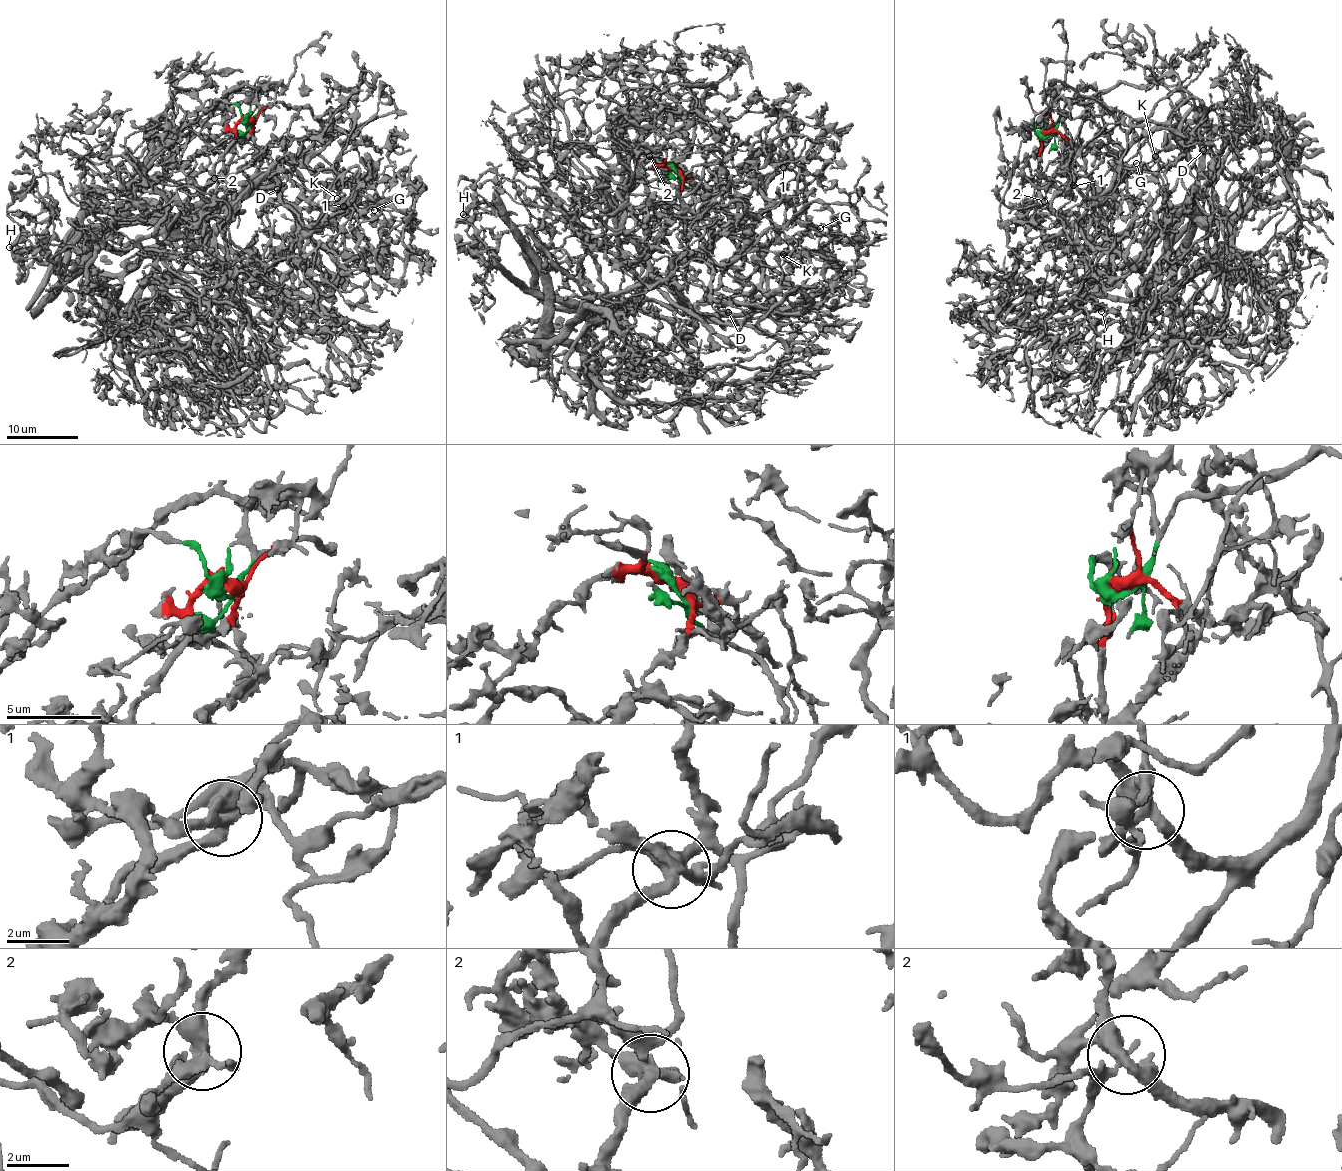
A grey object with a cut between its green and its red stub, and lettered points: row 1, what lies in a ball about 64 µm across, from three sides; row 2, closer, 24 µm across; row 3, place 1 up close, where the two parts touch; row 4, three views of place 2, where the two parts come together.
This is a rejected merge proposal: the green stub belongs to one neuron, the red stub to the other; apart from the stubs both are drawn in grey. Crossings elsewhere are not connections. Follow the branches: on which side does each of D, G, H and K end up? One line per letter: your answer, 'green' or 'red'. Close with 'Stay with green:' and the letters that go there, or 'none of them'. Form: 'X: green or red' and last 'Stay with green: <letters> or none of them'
D: green
G: green
H: red
K: green
Stay with green: D, G, K

